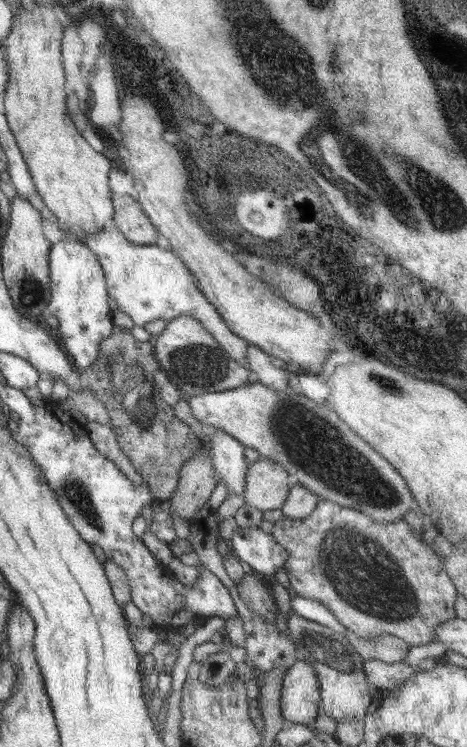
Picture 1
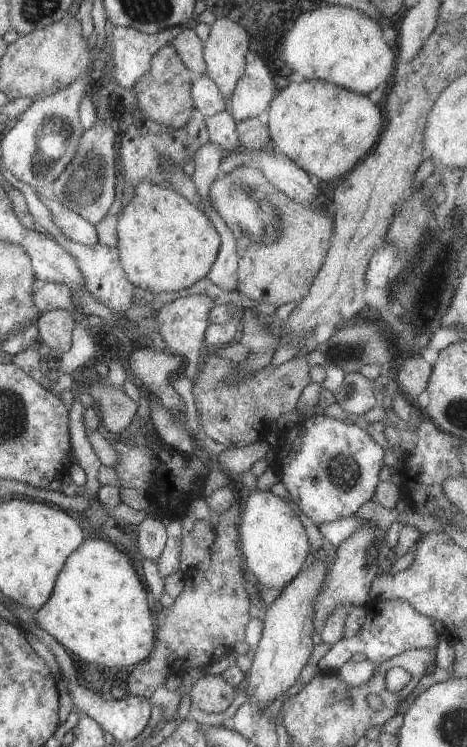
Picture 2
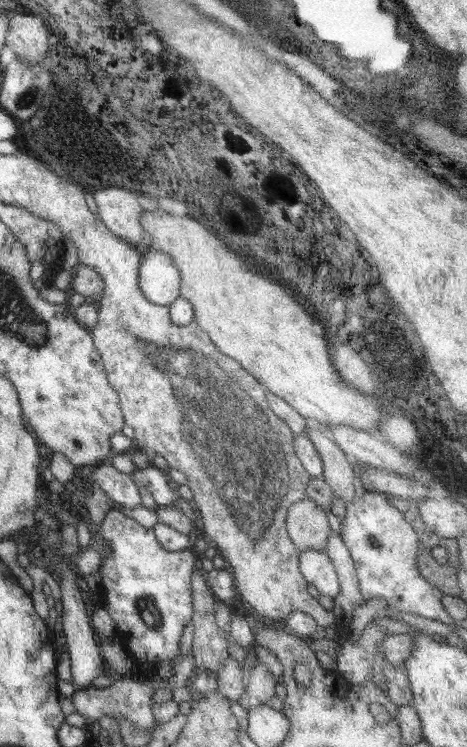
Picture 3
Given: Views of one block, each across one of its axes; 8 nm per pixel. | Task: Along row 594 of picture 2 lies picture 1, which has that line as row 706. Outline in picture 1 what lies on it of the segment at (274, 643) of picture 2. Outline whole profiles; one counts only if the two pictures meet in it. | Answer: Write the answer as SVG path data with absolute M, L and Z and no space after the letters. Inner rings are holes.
M295 660L287 666L280 693L280 710L286 725L313 725L320 713L319 678L309 662Z

